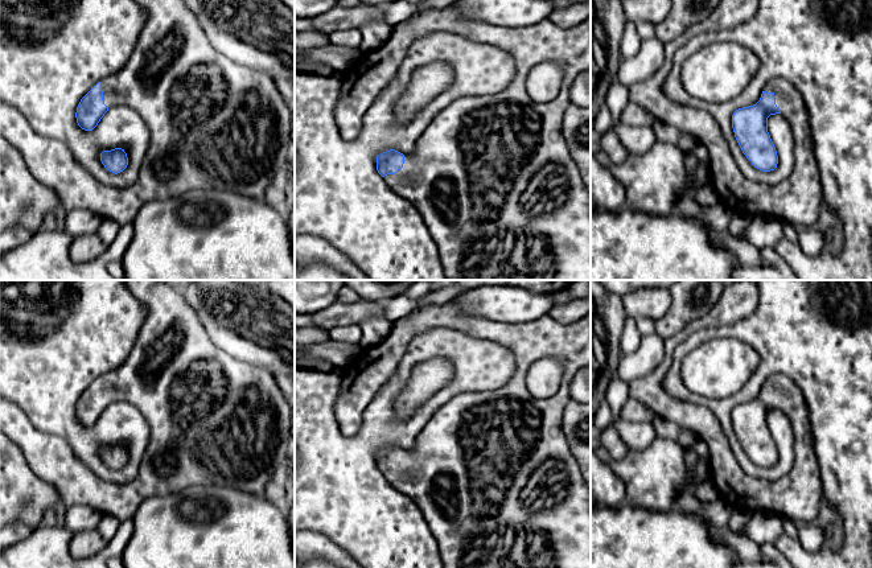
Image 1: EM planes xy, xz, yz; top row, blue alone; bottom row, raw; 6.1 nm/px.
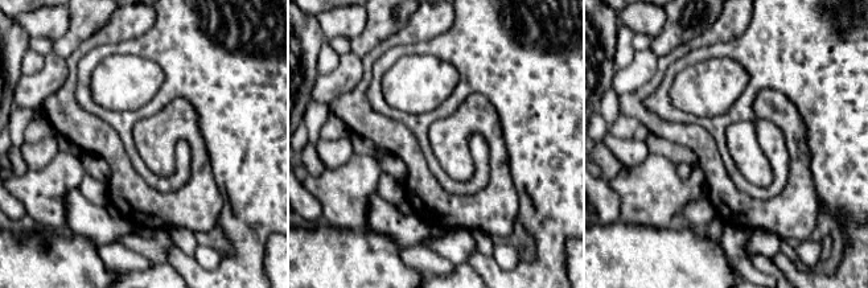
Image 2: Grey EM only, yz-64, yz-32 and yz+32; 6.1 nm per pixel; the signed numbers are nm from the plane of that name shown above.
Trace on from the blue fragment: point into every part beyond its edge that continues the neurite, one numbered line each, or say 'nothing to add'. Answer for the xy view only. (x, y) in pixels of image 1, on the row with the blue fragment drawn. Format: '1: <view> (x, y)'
1: xy (214, 124)

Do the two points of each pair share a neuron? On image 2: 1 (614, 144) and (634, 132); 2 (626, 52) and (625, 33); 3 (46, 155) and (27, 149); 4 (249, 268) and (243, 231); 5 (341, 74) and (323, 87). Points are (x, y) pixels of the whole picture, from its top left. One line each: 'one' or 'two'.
1: two
2: one
3: one
4: one
5: one

